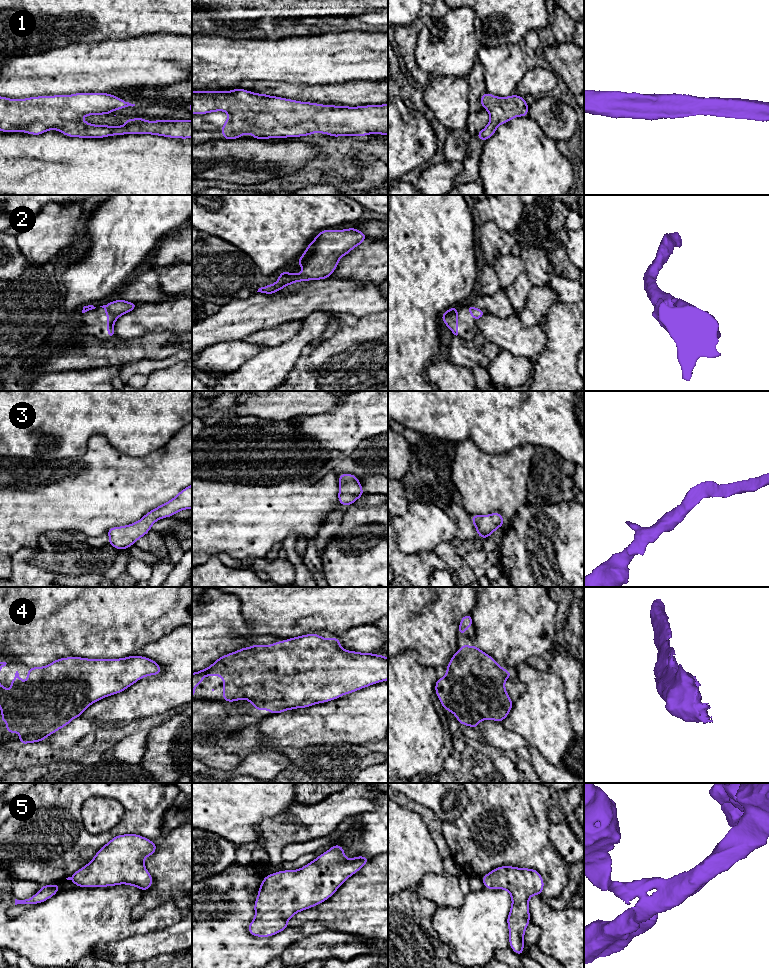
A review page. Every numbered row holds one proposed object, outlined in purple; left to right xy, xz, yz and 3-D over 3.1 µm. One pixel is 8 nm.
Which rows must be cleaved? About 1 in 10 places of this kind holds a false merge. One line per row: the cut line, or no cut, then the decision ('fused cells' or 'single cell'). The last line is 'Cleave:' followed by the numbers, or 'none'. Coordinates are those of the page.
1: no cut | single cell
2: no cut | single cell
3: no cut | single cell
4: no cut | single cell
5: no cut | single cell
Cleave: none

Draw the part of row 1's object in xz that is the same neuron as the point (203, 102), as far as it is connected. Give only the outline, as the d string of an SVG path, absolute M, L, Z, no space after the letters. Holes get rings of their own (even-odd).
M241 88L232 91L192 91L192 114L216 111L226 111L229 115L221 128L224 140L239 139L244 134L252 134L253 139L260 140L310 136L315 132L332 137L388 135L388 103L349 107L300 102Z

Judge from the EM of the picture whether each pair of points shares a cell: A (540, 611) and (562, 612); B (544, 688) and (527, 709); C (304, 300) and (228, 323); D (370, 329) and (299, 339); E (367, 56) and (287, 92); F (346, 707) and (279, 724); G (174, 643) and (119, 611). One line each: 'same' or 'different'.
A: different
B: same
C: same
D: different
E: different
F: same
G: different

